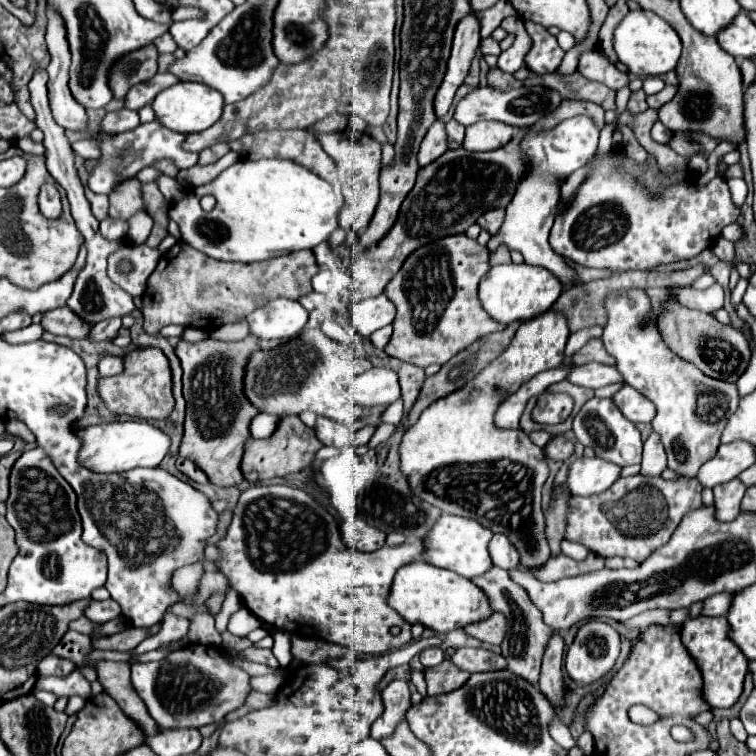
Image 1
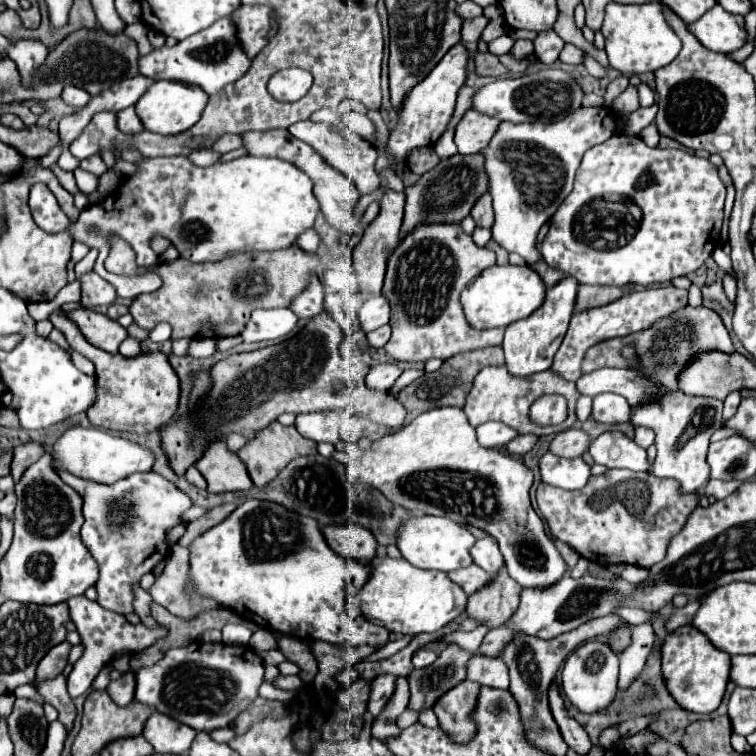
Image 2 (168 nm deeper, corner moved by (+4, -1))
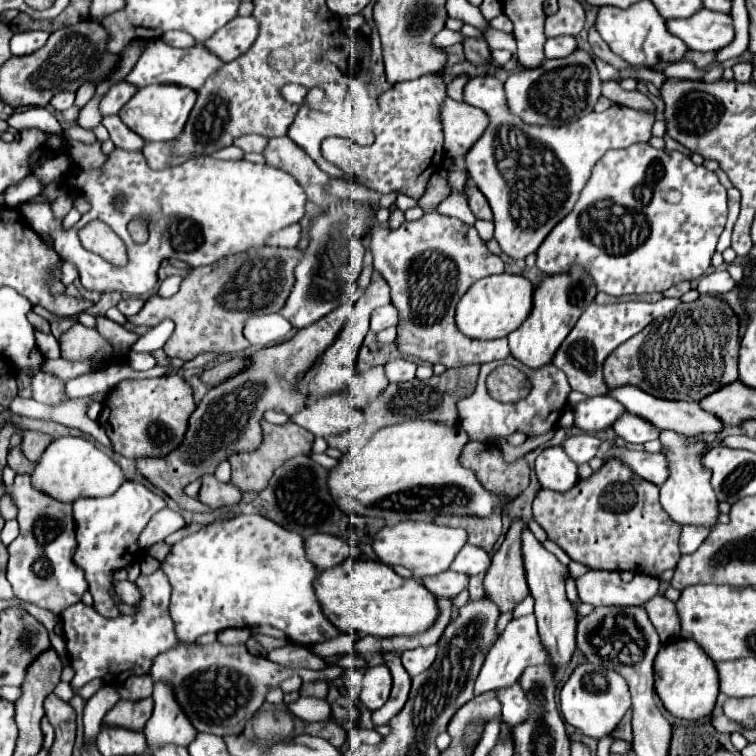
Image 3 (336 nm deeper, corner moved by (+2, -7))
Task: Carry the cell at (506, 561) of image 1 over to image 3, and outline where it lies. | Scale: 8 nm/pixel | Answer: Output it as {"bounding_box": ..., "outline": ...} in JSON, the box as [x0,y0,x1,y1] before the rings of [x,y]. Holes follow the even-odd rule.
{"bounding_box":[451,545,491,575],"outline":[[[465,545],[455,557],[451,569],[465,575],[479,575],[485,573],[489,565],[491,565],[491,555],[485,549],[477,549],[475,545]]]}

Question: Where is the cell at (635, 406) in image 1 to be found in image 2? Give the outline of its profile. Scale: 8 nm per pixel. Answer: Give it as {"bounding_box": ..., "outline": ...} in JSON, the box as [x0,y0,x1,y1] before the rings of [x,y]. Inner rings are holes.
{"bounding_box":[591,393,631,423],"outline":[[[603,393],[593,397],[593,409],[591,409],[591,417],[597,423],[625,423],[631,417],[631,407],[629,403],[625,403],[625,399],[621,395],[615,393]]]}

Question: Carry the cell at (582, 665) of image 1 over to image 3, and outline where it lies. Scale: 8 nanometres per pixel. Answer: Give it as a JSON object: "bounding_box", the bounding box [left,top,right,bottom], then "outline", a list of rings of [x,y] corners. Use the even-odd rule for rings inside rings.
{"bounding_box":[559,661,631,739],"outline":[[[587,661],[577,665],[561,689],[559,709],[563,713],[563,719],[581,733],[595,739],[601,739],[603,735],[611,733],[619,725],[629,707],[631,707],[631,695],[625,679],[617,671],[605,669],[603,665],[593,665]]]}

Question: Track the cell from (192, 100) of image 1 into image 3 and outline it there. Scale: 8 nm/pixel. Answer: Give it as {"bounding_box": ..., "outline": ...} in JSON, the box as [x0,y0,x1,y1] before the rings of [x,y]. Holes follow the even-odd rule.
{"bounding_box":[119,85,197,141],"outline":[[[147,85],[133,95],[133,99],[121,109],[119,117],[129,129],[133,129],[145,141],[173,141],[173,137],[179,137],[181,129],[185,127],[195,101],[197,101],[197,93],[189,87]]]}

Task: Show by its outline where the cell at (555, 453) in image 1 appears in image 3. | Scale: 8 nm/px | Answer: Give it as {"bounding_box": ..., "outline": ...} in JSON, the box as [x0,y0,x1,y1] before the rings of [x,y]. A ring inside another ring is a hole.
{"bounding_box":[561,433,601,465],"outline":[[[581,433],[581,435],[567,437],[561,447],[569,455],[569,459],[573,459],[577,465],[581,465],[581,463],[587,463],[589,459],[593,459],[597,455],[599,445],[601,445],[601,441],[595,435]]]}

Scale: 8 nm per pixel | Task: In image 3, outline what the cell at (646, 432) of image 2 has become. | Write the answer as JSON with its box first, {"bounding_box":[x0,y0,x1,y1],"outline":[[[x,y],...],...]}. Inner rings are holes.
{"bounding_box":[613,413,659,445],"outline":[[[631,413],[619,417],[613,423],[613,431],[627,443],[637,443],[637,445],[643,445],[659,437],[659,429],[655,425],[649,425],[649,421],[643,421],[641,417],[635,417]]]}

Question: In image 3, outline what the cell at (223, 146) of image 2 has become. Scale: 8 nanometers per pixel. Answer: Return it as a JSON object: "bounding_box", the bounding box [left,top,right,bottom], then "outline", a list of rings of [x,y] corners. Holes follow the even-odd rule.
{"bounding_box":[233,135,267,153],"outline":[[[245,135],[245,137],[239,137],[237,141],[233,141],[233,145],[239,145],[239,149],[243,149],[243,151],[261,153],[267,145],[267,139],[261,135]]]}

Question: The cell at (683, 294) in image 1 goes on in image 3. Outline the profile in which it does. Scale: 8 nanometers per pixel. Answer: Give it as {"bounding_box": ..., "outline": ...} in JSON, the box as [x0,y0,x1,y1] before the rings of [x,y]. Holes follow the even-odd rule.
{"bounding_box":[553,299,681,397],"outline":[[[661,299],[657,303],[643,303],[643,301],[625,301],[625,303],[613,303],[613,305],[589,305],[581,319],[575,323],[573,331],[567,335],[567,339],[561,343],[559,351],[553,357],[553,365],[565,371],[571,387],[575,391],[581,391],[589,397],[593,395],[605,395],[607,385],[601,375],[601,367],[605,357],[619,347],[623,341],[637,335],[641,329],[645,329],[653,319],[669,313],[675,309],[681,301],[679,299]]]}

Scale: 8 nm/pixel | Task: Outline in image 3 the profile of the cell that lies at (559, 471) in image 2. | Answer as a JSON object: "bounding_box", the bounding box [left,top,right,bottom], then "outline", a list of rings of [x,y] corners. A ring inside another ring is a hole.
{"bounding_box":[535,447,579,493],"outline":[[[547,447],[539,455],[535,461],[535,473],[541,487],[557,493],[567,493],[579,481],[577,465],[565,457],[561,447]]]}

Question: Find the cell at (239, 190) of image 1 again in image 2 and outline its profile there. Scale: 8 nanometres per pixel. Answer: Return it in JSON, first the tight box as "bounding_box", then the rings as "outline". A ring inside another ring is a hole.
{"bounding_box":[61,157,319,299],"outline":[[[157,157],[157,159],[141,159],[137,165],[137,173],[133,173],[129,179],[129,201],[121,199],[121,193],[117,197],[105,199],[103,203],[89,205],[75,221],[61,219],[61,231],[65,231],[73,241],[79,241],[87,245],[89,249],[97,249],[99,257],[95,261],[93,271],[99,273],[103,279],[107,279],[111,285],[115,285],[117,295],[123,299],[135,299],[141,293],[151,293],[161,287],[161,277],[153,271],[141,273],[141,275],[113,275],[105,273],[103,261],[107,257],[109,245],[103,235],[115,233],[131,243],[131,247],[137,253],[137,265],[139,267],[155,267],[159,263],[159,257],[155,255],[150,243],[153,237],[161,235],[169,239],[179,255],[183,259],[189,259],[193,263],[203,261],[217,261],[225,259],[239,251],[273,251],[273,249],[285,249],[295,243],[295,239],[309,227],[313,227],[315,217],[319,213],[319,203],[313,195],[313,183],[311,179],[293,167],[287,161],[281,159],[269,159],[269,157],[239,157],[225,163],[215,163],[211,167],[197,167],[187,157]]]}

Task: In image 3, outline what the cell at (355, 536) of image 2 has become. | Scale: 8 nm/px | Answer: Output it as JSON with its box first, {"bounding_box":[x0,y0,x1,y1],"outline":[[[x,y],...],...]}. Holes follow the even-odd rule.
{"bounding_box":[305,533,361,569],"outline":[[[315,533],[313,537],[307,537],[305,549],[307,549],[309,561],[313,561],[317,569],[331,569],[341,565],[349,557],[361,555],[357,547],[349,545],[349,541],[327,533]]]}

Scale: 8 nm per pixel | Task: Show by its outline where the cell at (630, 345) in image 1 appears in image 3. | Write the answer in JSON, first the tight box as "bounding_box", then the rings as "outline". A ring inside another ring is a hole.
{"bounding_box":[659,431,717,527],"outline":[[[661,431],[659,441],[667,449],[665,457],[669,463],[669,477],[665,479],[665,485],[661,485],[661,505],[671,515],[673,521],[687,525],[707,525],[713,527],[717,523],[717,497],[709,481],[709,469],[701,465],[703,453],[707,449],[707,443],[697,437],[681,437],[681,433],[673,431]]]}

